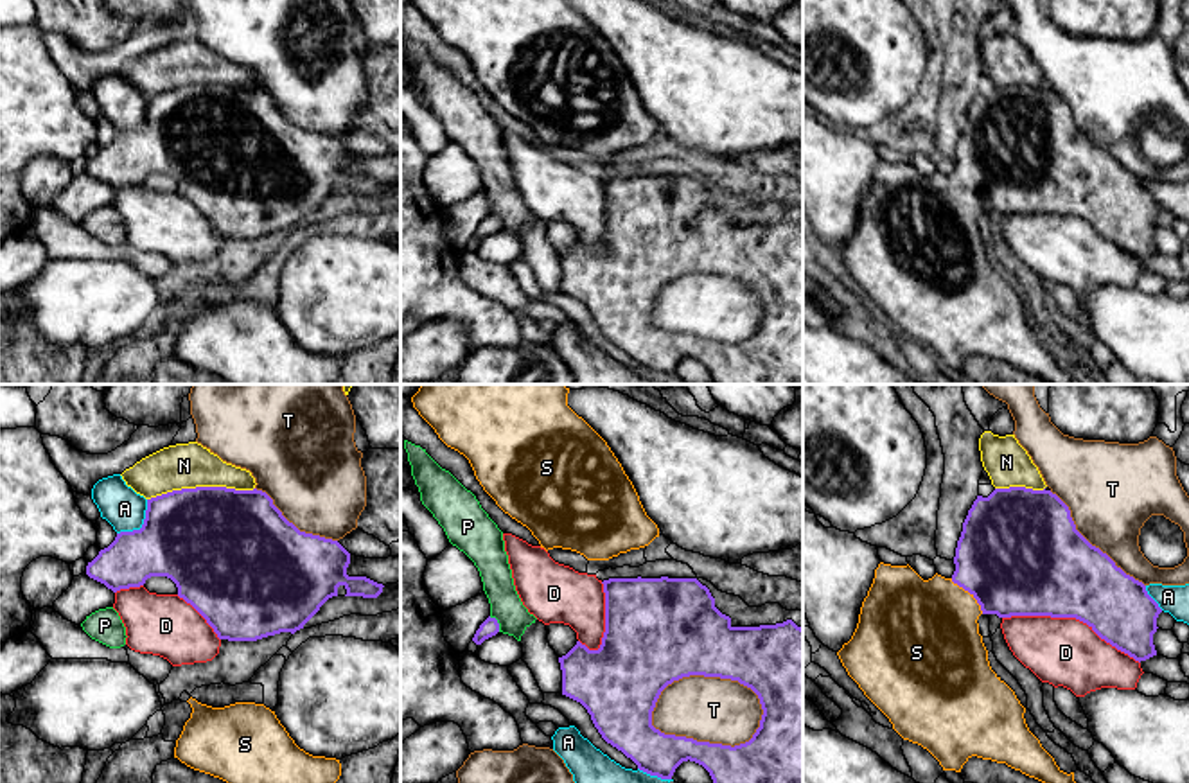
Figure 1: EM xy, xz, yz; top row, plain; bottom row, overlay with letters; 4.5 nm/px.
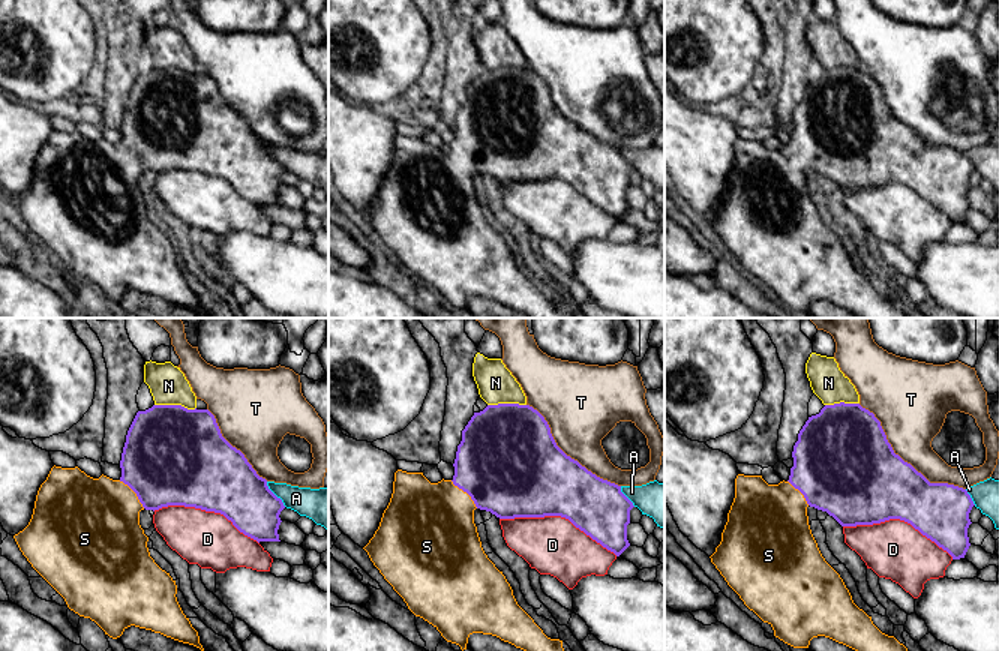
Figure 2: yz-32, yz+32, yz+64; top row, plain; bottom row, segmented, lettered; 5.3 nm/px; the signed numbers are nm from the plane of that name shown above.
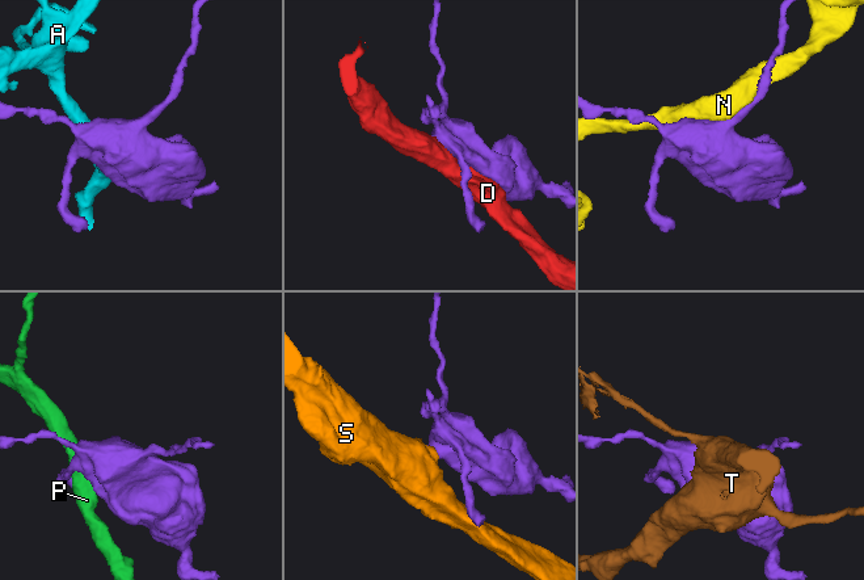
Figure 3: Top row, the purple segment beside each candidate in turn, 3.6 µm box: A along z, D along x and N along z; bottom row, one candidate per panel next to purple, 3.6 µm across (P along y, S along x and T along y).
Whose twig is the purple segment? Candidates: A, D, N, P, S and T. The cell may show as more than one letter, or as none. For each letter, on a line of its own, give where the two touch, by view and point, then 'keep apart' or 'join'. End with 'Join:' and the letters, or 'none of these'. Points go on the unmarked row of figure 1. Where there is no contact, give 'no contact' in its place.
A: xy (142, 123) | keep apart
D: yz (1071, 214) | keep apart
N: xy (200, 85) | keep apart
P: xz (496, 219) | keep apart
S: yz (970, 191) | join
T: xz (713, 342) | keep apart
Join: S

